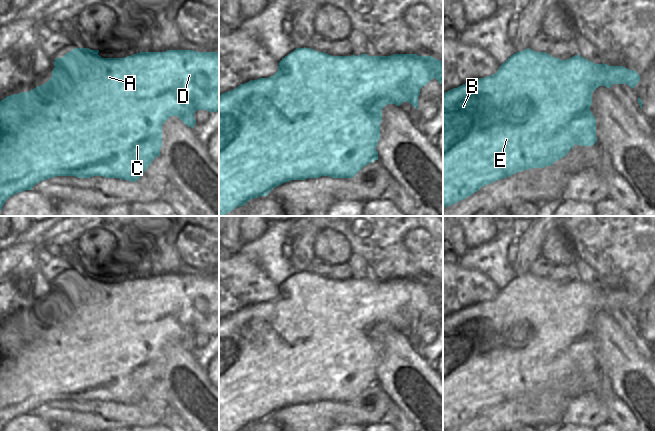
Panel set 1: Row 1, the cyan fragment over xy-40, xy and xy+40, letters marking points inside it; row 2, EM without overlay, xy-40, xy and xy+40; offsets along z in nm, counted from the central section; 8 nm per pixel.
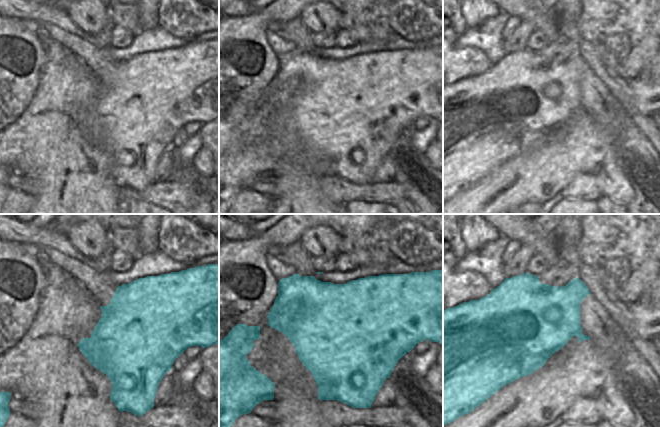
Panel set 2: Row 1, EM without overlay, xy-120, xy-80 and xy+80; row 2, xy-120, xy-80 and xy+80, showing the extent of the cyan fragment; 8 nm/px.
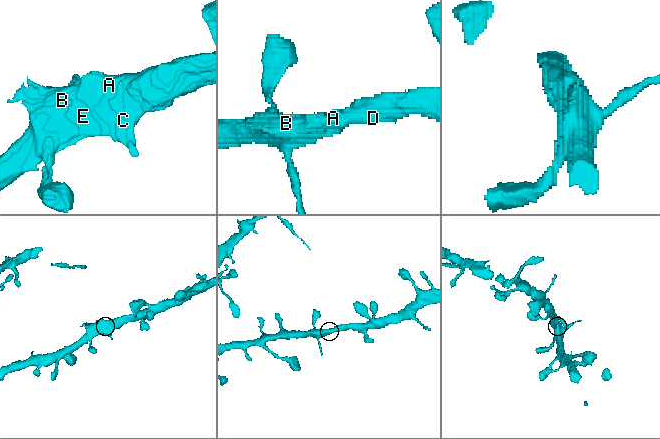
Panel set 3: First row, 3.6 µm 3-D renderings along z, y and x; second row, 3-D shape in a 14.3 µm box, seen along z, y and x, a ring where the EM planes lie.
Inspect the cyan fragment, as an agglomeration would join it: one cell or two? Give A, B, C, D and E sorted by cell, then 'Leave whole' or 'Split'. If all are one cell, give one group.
Groups: A B C D E. Leave whole

